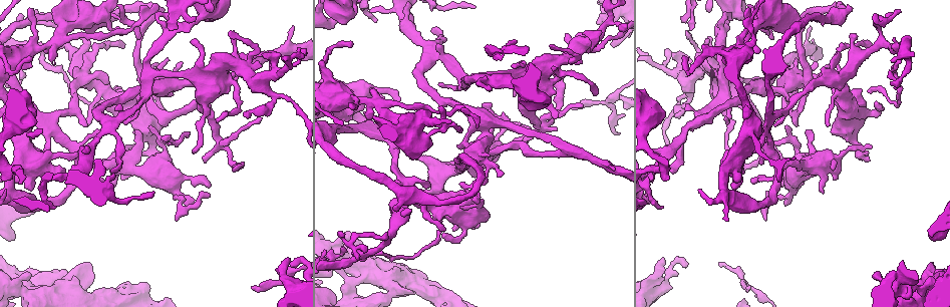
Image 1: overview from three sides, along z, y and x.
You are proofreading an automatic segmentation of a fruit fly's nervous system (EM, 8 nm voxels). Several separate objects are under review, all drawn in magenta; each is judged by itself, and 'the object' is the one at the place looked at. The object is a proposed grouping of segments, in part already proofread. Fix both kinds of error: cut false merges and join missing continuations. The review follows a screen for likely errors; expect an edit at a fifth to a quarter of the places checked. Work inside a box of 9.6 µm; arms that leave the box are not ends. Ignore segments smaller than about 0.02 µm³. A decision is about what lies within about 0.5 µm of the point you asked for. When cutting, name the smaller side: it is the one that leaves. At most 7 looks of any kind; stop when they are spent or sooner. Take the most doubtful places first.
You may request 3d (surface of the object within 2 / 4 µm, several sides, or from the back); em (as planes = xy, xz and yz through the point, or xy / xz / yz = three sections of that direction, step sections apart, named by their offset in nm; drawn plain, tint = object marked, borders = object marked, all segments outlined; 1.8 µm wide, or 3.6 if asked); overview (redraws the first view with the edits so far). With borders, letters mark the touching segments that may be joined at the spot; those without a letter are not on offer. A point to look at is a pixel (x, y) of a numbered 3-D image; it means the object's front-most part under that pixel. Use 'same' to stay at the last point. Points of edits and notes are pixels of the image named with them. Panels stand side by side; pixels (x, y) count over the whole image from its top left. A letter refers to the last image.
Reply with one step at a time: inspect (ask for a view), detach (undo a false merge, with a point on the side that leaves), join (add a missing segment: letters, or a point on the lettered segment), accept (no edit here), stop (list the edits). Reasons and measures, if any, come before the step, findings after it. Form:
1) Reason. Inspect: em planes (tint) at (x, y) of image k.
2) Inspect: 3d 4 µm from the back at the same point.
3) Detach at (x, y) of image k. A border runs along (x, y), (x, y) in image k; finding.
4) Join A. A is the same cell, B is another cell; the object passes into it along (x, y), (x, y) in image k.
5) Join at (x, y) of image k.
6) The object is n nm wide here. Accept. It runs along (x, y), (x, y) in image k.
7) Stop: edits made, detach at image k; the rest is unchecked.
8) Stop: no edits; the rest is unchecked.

Looks like a crossing. Inspect: em planes (tint) at (893, 289) of image 1.

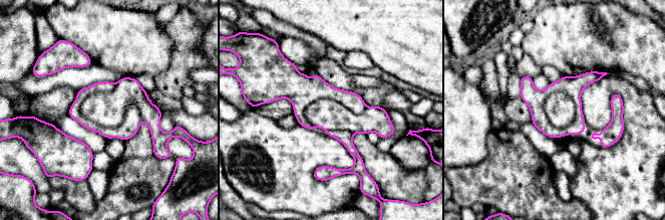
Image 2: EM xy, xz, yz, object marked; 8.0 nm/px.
Inspect: em planes (borders) at the same point.

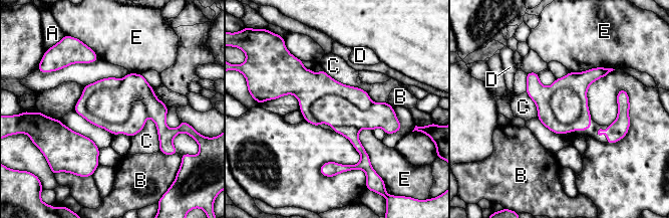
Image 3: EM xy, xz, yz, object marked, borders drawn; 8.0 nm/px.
The object is 380 nm wide here. Detach at (135, 122) of image 3. A, B, C, D and E are other cells; a border runs along (86, 100), (147, 115) in image 3; a second neuron is stuck on.

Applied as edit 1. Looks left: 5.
Inspect: overview.

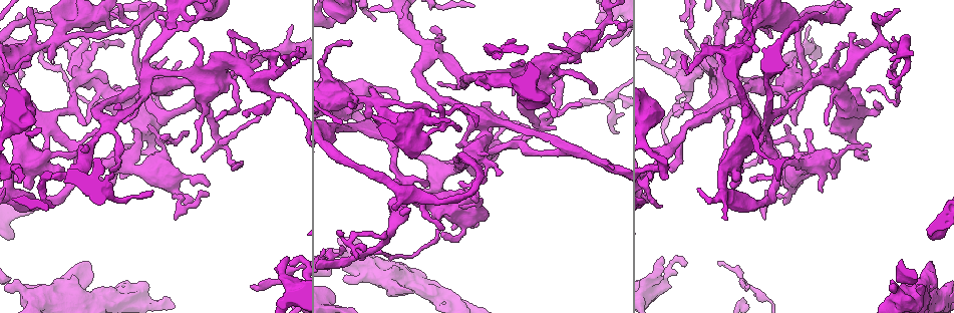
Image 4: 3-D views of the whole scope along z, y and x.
Inspect: em planes (plain) at (89, 263) of image 4.

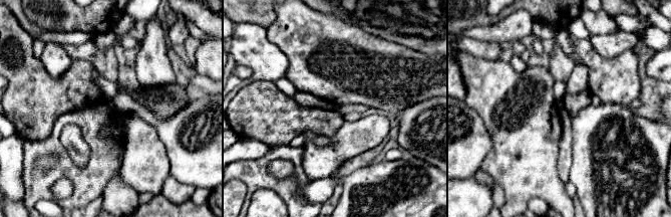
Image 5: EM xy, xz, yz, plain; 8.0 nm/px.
Inspect: em planes (borders) at the same point.

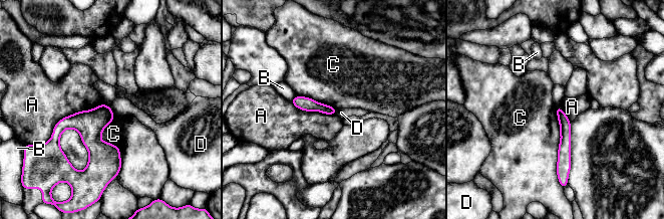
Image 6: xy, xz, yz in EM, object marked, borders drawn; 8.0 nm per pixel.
The longest contact is with C, 600 nm. Accept. A, B, C and D are other cells; a border runs along (109, 106), (114, 116) in image 6; none of them fits.

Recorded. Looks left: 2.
Stop: edits made, detach at image 3; the rest is unchecked.

